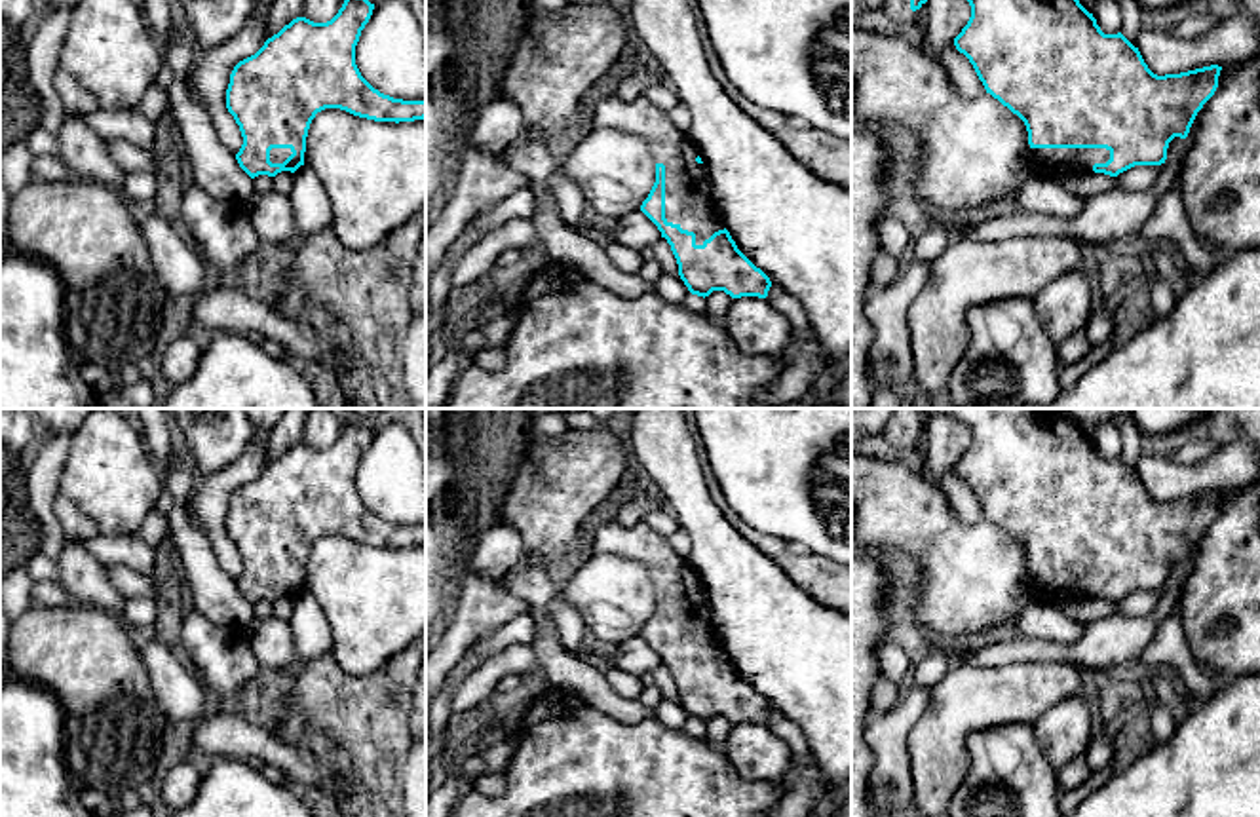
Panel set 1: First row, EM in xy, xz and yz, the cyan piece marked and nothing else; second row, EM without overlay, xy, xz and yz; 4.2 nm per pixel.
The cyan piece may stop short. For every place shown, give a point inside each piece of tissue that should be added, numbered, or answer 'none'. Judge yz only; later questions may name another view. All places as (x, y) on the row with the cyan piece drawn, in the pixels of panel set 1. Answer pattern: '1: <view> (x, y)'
1: yz (1048, 162)

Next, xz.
1: xz (688, 194)

